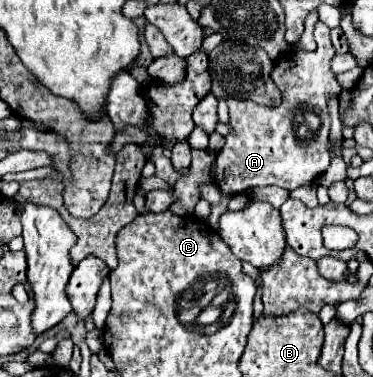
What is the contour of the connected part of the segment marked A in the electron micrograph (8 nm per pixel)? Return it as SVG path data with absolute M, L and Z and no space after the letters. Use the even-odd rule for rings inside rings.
M323 23L315 25L317 49L307 53L291 53L289 57L277 61L271 79L283 95L283 103L277 107L257 105L245 99L227 99L229 105L229 125L231 133L225 137L223 149L215 159L215 179L221 193L219 203L211 203L209 227L219 231L219 217L227 211L227 203L237 193L245 193L253 187L277 185L293 191L301 185L313 183L329 167L329 113L327 113L327 93L341 93L341 85L335 81L329 69L335 49L329 39L329 27Z

